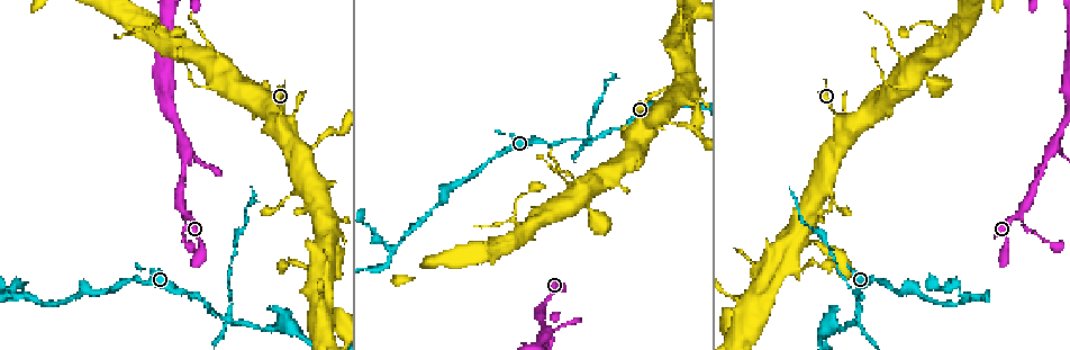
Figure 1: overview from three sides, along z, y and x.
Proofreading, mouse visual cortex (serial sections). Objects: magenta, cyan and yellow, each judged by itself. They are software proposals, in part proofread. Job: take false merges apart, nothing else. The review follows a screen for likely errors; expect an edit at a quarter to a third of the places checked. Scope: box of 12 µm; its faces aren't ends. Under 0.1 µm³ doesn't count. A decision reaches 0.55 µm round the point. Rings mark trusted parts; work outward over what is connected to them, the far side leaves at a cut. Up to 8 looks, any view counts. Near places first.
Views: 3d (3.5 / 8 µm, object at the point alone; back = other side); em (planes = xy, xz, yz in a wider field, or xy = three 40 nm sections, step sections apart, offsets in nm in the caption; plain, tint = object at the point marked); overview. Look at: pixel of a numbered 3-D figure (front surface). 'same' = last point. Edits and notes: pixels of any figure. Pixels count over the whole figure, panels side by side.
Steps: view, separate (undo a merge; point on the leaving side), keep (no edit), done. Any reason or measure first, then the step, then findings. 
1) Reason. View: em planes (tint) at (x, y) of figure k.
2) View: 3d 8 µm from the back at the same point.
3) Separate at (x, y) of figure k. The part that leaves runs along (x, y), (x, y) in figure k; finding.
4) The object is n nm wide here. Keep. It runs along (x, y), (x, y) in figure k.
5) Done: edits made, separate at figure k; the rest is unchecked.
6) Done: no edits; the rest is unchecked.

Thin neck. View: 3d 3.5 µm at (302, 149) of figure 1.

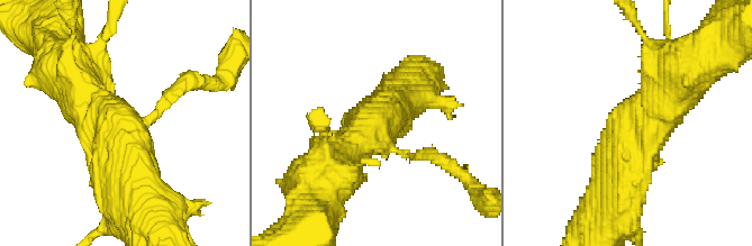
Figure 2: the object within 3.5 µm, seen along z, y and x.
Now the EM. View: em xy step 2 (tint) at (125, 120) of figure 2.

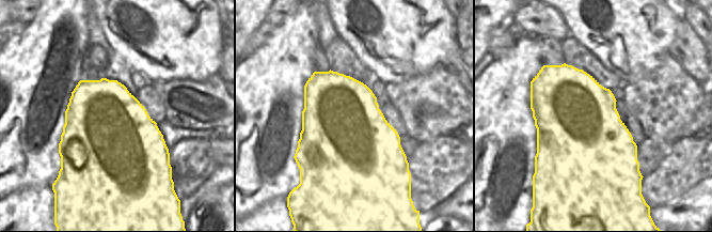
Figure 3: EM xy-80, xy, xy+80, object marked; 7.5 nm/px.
Keep. It runs along (676, 81), (630, 149), (616, 198) in figure 2; all the same cell.

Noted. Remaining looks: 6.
Sharp bend. View: 3d 3.5 µm at (688, 14) of figure 1.

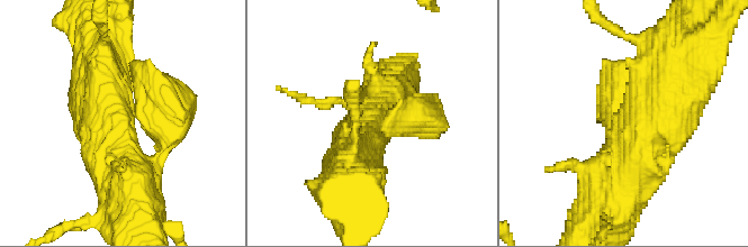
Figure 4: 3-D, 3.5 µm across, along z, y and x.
View: em xy step 5 (tint) at (123, 120) of figure 4.

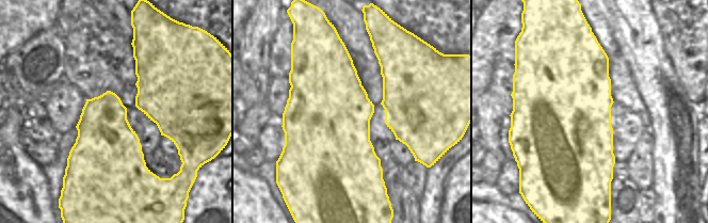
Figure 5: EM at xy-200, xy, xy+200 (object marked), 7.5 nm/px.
Another direction. View: em xy step 3 (tint) at the same point.

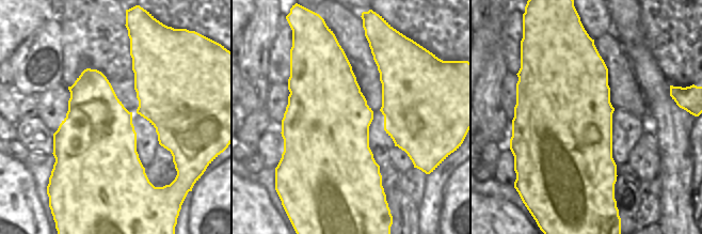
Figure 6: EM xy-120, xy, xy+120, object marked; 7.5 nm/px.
Keep. It runs along (351, 166), (399, 107) in figure 4; all the same cell.

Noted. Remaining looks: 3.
Sharp bend. View: 3d 3.5 µm at (586, 143) of figure 1.

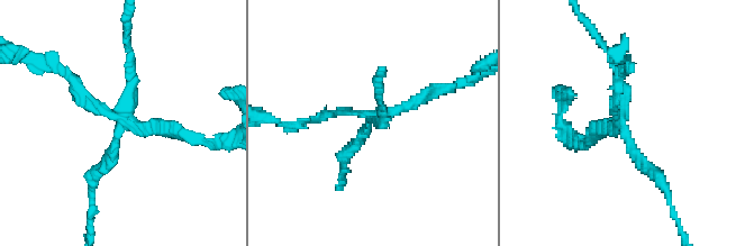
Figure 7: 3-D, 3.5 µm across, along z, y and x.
Now the EM. View: em xy step 3 (tint) at (118, 117) of figure 7.

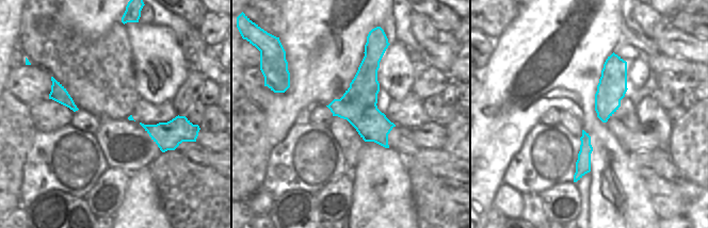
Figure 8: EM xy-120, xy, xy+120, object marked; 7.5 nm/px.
Separate at (130, 73) of figure 7. Two cells meet here.

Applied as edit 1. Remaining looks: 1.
Done: edits made, separate at figure 7; the rest is unchecked.

